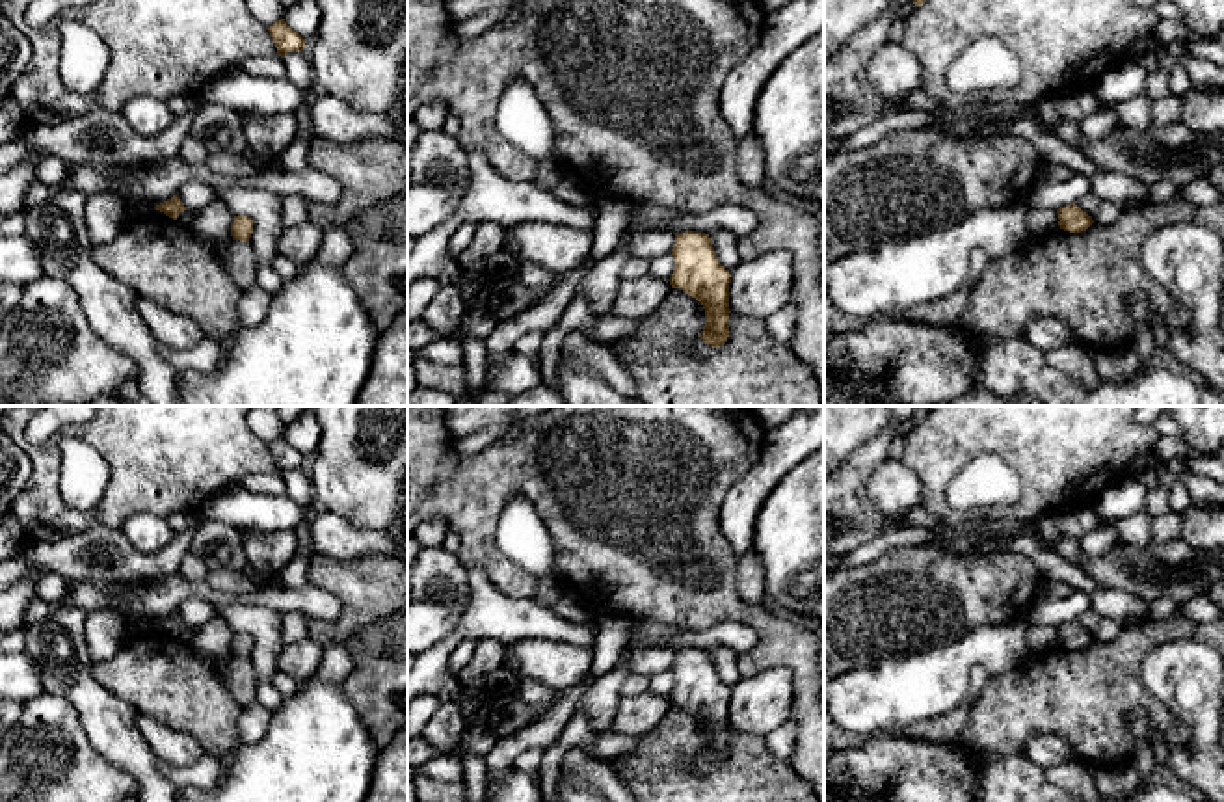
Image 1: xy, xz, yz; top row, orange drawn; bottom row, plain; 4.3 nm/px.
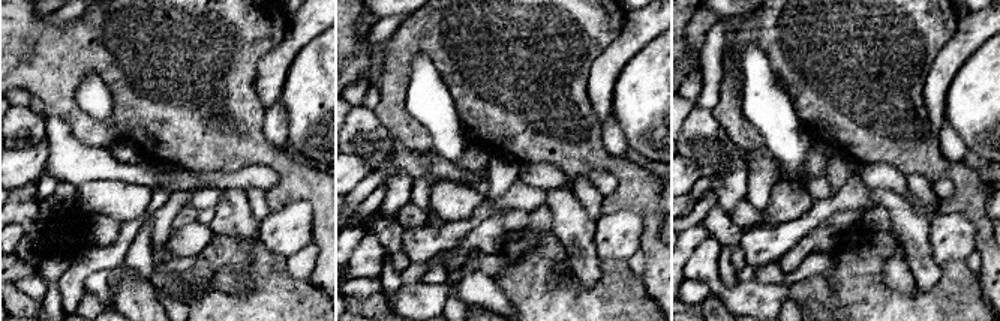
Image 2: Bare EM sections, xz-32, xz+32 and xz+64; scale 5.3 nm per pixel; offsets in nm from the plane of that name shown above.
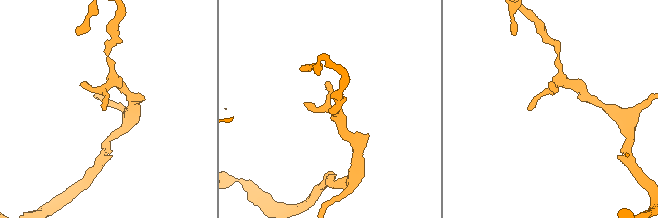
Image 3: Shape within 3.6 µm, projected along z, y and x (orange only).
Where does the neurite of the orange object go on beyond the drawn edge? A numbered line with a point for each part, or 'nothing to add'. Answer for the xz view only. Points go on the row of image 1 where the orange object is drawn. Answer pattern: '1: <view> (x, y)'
nothing to add

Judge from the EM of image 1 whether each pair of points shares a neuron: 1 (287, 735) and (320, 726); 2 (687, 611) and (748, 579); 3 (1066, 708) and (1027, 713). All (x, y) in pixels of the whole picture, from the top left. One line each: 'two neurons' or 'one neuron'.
1: one neuron
2: two neurons
3: one neuron

